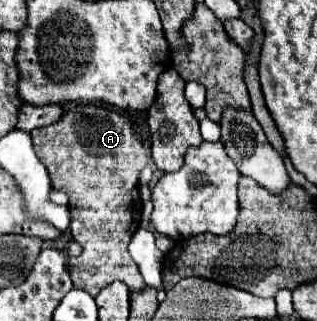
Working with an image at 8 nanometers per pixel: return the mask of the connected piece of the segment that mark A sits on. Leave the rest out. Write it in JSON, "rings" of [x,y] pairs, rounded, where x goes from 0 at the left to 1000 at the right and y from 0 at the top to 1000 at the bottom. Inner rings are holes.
{"rings":[[[249,321],[237,340],[218,340],[199,352],[199,364],[129,402],[98,408],[104,458],[129,508],[148,520],[167,589],[205,595],[218,607],[218,664],[224,664],[224,732],[230,751],[243,751],[262,782],[249,801],[224,801],[218,810],[218,857],[230,875],[230,894],[281,907],[293,925],[338,894],[356,875],[388,875],[413,907],[445,907],[457,894],[457,875],[438,850],[438,832],[413,807],[401,763],[413,751],[413,732],[438,713],[445,695],[445,614],[438,614],[438,539],[470,508],[470,483],[432,421],[420,414],[413,377],[356,340],[344,340],[325,321]]]}

